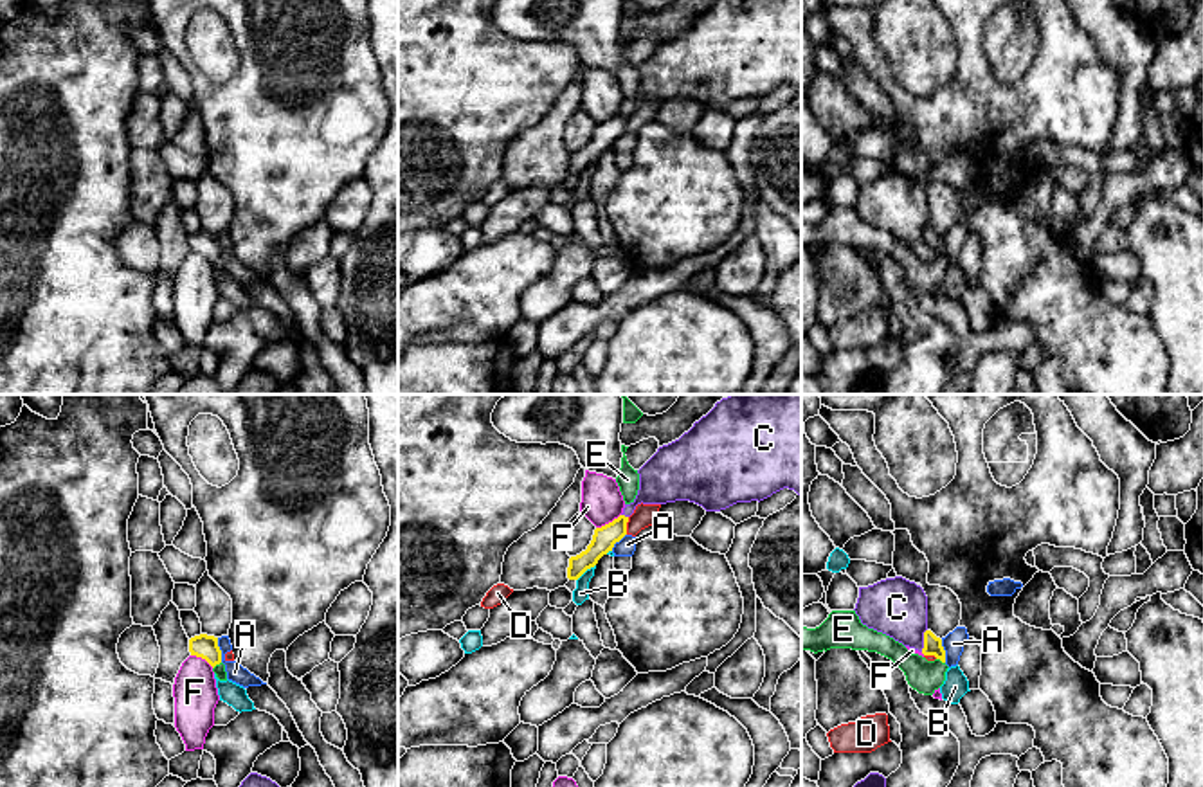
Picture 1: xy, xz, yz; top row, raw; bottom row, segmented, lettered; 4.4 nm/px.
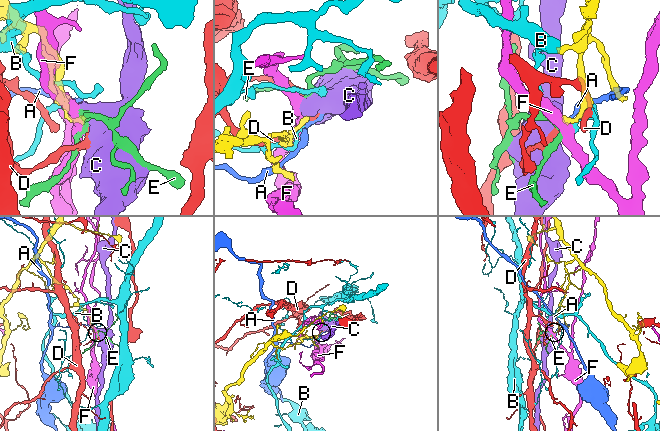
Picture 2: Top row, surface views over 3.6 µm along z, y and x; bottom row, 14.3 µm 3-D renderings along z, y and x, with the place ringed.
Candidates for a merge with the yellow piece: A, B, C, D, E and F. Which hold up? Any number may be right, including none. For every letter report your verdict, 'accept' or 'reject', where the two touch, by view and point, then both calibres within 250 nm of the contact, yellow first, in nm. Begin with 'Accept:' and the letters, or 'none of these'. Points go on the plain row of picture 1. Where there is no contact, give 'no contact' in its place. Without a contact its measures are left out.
Accept: E
A: reject; meets yellow in xy at (220, 247); 110 nm thick on the yellow side, 80 nm on the other
B: reject; meets yellow in xz at (586, 166); 110 nm thick on the yellow side, 70 nm on the other
C: reject; meets yellow in yz at (924, 236); 80 nm thick on the yellow side, 260 nm on the other
D: reject; meets yellow in xz at (625, 123); 110 nm thick on the yellow side, 100 nm on the other
E: accept; meets yellow in yz at (940, 256); 80 nm thick on the yellow side, 150 nm on the other
F: reject; meets yellow in xz at (609, 119); 110 nm thick on the yellow side, 190 nm on the other

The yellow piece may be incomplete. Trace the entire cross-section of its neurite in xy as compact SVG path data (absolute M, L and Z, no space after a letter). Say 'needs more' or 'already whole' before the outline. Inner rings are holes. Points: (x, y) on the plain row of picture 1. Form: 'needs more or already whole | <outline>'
needs more | M200 231L189 236L191 252L205 256L220 277L227 277L225 261L222 259L222 247L218 243L218 234Z

